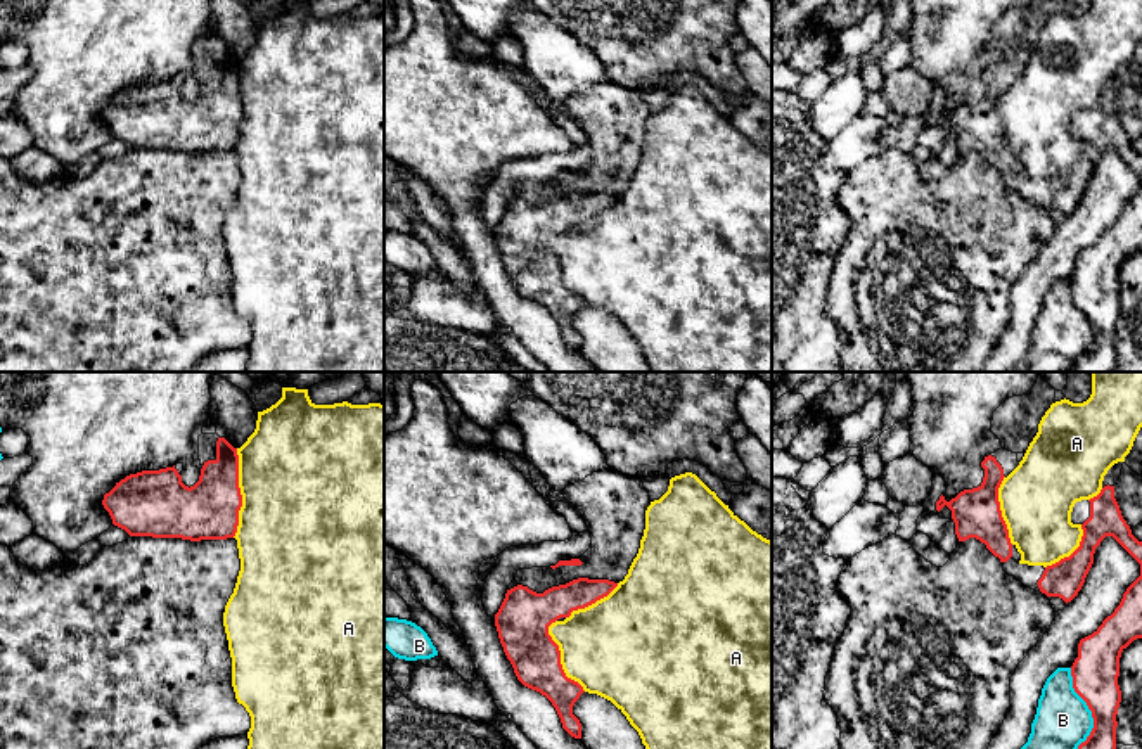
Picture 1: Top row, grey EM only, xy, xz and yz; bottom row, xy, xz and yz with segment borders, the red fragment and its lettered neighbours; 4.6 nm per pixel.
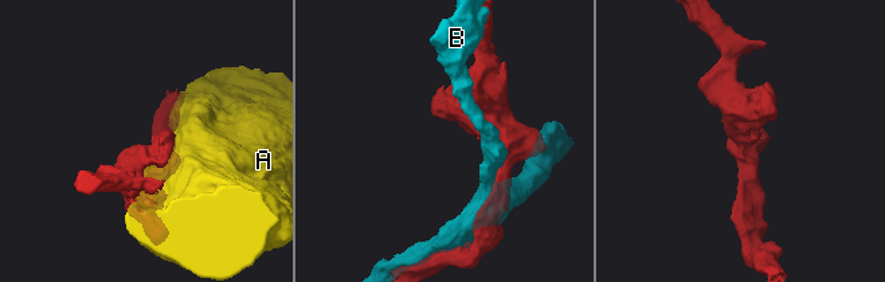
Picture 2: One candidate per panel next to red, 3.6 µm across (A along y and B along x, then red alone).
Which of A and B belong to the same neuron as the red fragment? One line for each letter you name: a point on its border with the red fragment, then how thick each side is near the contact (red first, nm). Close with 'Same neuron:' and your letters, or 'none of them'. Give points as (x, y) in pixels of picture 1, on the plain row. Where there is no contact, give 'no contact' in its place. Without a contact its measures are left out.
Same neuron: none of them

